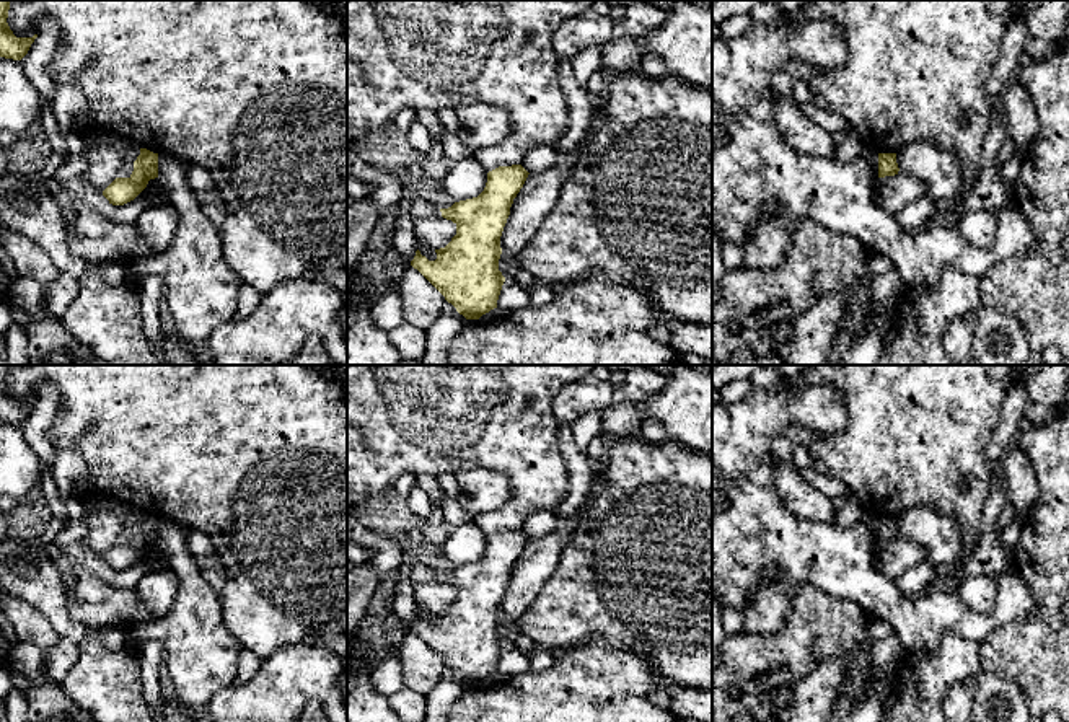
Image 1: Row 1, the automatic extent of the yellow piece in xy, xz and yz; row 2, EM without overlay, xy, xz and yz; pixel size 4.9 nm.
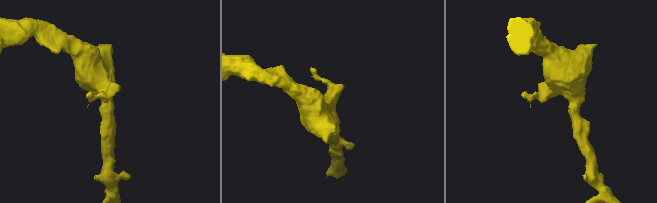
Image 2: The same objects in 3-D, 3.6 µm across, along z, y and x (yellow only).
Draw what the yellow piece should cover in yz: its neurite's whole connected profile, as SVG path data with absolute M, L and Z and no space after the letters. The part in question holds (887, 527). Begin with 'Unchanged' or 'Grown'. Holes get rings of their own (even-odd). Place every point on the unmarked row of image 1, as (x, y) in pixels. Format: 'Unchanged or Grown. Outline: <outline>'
Unchanged. Outline: M878 518L878 543L895 541L898 536L896 518Z

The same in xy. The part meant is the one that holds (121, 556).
Unchanged. Outline: M140 513L132 539L129 543L116 543L103 556L103 561L112 570L124 570L134 566L147 553L148 546L155 543L158 543L158 518Z

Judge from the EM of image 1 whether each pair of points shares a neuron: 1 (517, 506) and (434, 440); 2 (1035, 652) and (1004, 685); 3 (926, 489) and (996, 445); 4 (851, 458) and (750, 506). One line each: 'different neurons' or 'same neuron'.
1: same neuron
2: different neurons
3: different neurons
4: different neurons

